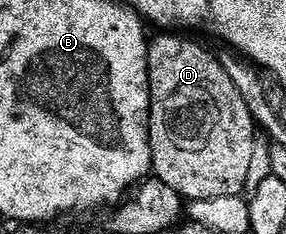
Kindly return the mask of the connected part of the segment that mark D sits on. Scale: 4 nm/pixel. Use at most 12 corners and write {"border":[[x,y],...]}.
{"border":[[149,40],[153,178],[242,195],[254,118],[218,55]]}

